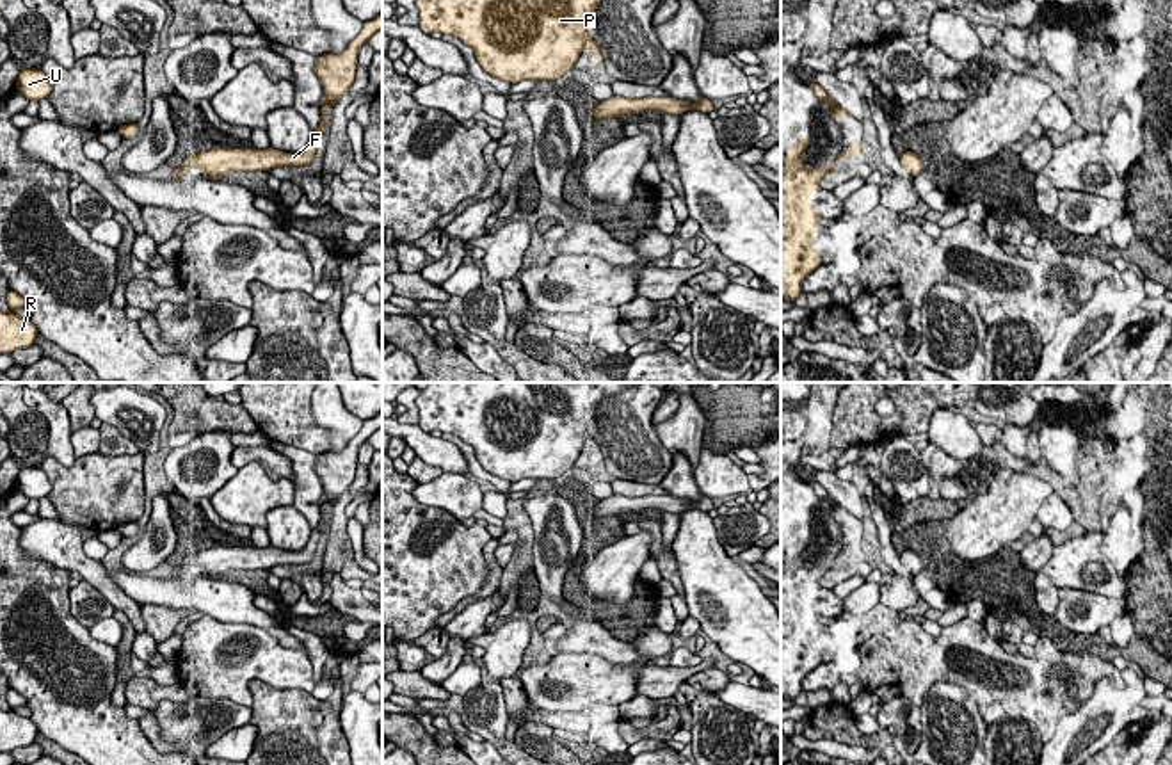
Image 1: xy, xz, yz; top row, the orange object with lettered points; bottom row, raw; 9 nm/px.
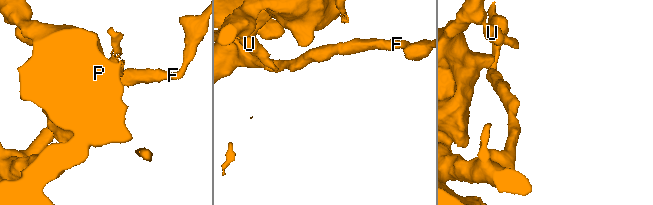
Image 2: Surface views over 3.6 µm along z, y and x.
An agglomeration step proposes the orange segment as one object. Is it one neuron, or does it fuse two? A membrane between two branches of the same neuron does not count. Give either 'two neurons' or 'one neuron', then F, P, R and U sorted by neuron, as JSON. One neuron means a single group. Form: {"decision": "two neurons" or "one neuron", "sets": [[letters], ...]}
{"decision": "one neuron", "sets": [["F", "P", "R", "U"]]}

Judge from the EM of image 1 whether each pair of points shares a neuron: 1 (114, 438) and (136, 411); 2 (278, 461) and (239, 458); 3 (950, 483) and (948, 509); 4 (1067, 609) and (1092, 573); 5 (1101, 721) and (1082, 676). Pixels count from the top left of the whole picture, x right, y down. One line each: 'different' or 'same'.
1: different
2: same
3: different
4: different
5: different

